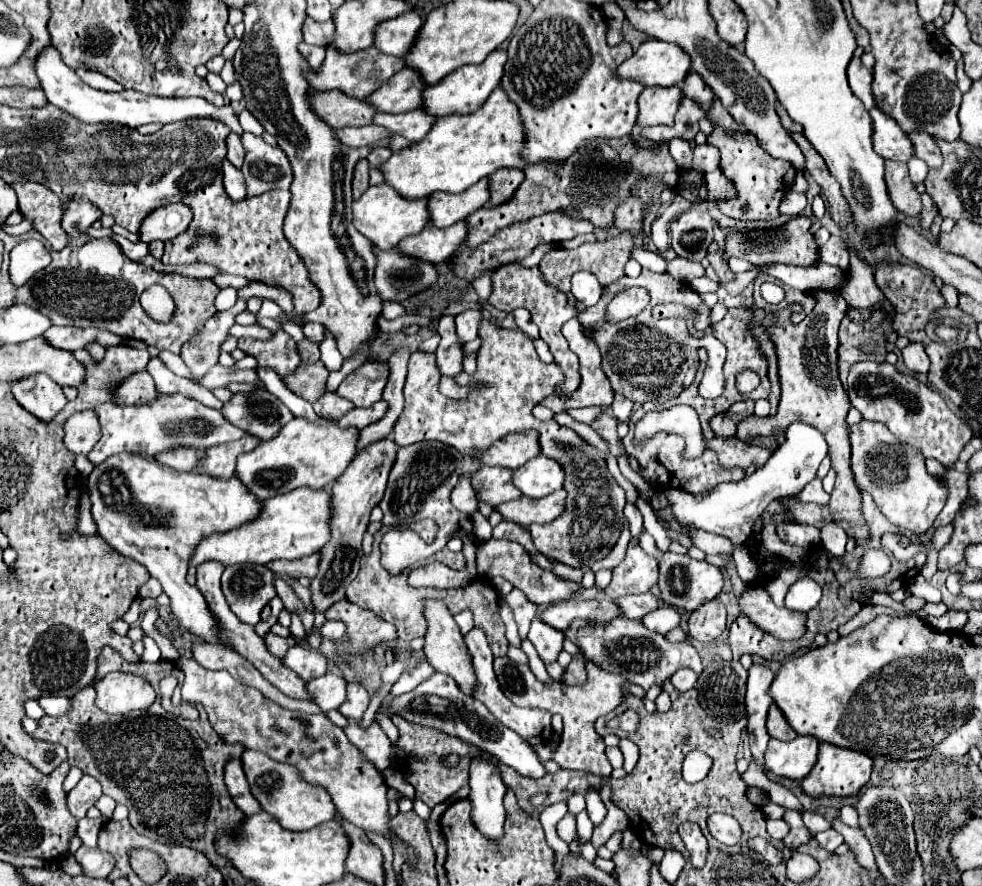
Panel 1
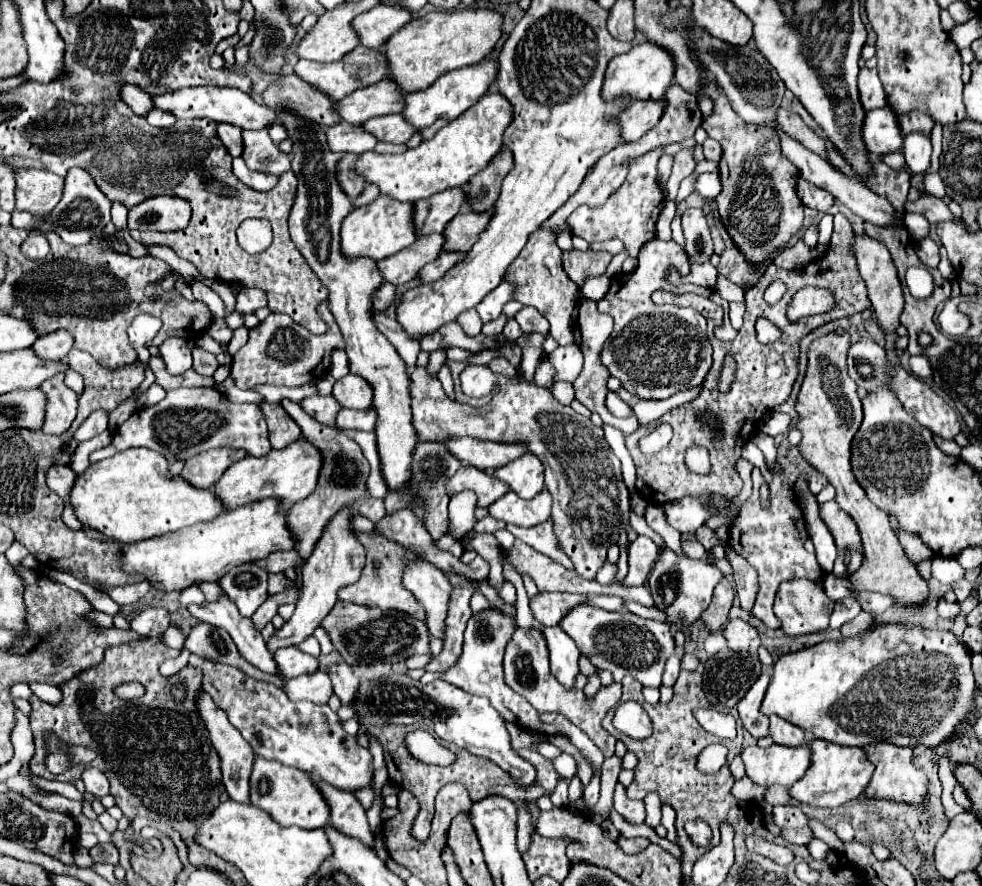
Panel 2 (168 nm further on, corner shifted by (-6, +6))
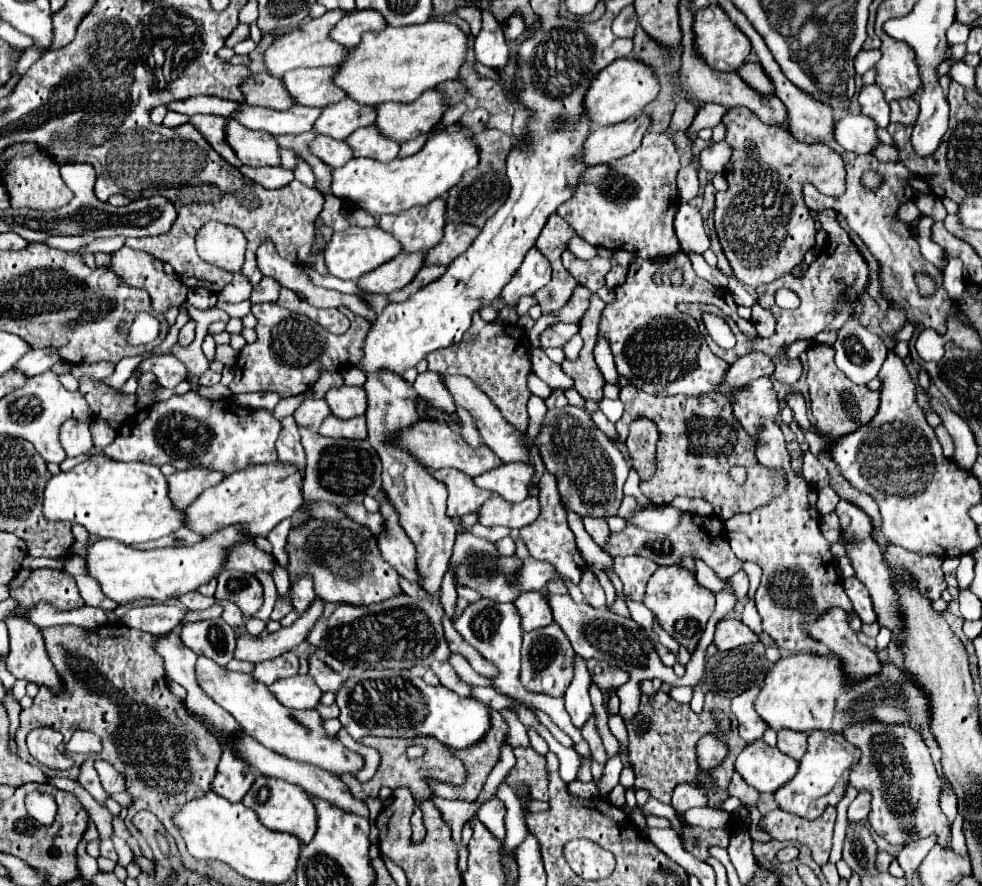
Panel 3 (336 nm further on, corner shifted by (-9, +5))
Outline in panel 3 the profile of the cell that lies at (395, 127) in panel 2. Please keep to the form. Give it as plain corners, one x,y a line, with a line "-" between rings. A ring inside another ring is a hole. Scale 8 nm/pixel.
374,124
358,128
346,138
346,142
354,150
354,156
370,156
382,162
394,160
400,152
400,142
394,142
392,138
382,138
382,134
374,130

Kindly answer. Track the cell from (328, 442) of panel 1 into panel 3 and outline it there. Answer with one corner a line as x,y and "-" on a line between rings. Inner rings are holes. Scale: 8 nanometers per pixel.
276,460
262,466
244,466
242,470
236,470
236,474
226,476
220,484
202,492
198,500
186,508
186,526
196,534
206,536
230,524
244,524
250,534
268,536
278,522
292,518
300,510
304,502
302,480
302,470
288,462

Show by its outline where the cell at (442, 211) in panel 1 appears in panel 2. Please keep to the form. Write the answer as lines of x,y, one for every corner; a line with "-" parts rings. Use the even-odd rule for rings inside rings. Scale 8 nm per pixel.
463,189
435,193
427,201
413,203
413,227
417,235
443,233
447,223
463,209

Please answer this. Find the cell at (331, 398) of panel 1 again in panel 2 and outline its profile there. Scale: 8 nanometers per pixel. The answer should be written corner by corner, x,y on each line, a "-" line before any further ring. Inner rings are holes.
311,395
311,397
305,397
301,403
299,403
313,419
317,419
319,423
323,425
333,425
335,423
335,417
337,417
337,411
341,409
339,403
327,395
327,397
321,397
321,395

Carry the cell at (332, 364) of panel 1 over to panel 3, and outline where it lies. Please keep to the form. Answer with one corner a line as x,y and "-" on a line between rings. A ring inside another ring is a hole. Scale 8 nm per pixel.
354,366
340,370
340,374
342,374
344,382
346,382
346,384
352,384
352,386
362,386
362,384
366,382
366,376
362,374
362,370
358,372
358,370
354,370

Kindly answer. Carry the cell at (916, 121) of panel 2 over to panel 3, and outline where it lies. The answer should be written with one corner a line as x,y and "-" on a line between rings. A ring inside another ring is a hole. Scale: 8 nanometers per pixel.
904,98
890,102
890,122
902,124
902,126
914,126
918,118
918,102
914,98

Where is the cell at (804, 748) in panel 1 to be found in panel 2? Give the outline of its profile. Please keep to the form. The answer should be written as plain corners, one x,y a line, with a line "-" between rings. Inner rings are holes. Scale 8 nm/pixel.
773,743
767,749
761,749
757,745
743,749
741,759
745,763
747,777
763,787
771,785
783,785
791,787
811,763
811,755
807,753
807,745
801,745
801,749
787,749

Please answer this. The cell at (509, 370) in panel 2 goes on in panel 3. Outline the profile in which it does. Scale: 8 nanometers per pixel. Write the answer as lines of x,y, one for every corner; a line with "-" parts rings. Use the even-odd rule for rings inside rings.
474,314
474,322
470,330
464,334
462,342
450,348
434,350
426,356
428,368
440,374
456,374
470,378
502,412
504,420
516,426
518,430
526,430
528,412
526,402
530,398
530,390
526,388
526,378
532,372
530,366
530,342
526,332
516,324
490,324

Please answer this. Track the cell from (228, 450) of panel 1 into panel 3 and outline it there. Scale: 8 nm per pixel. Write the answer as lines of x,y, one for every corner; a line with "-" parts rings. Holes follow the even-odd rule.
190,468
176,472
168,476
170,486
170,498
176,508
186,508
192,504
206,488
216,486
224,474
218,474
218,470
202,470
202,468

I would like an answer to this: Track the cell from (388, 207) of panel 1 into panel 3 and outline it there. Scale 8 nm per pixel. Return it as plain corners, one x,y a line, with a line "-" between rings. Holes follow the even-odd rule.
378,224
372,228
350,226
342,232
334,232
330,246
326,246
324,258
326,258
326,268
332,276
342,280
358,280
360,276
392,260
400,252
402,252
402,246
398,246
398,242
394,242
394,238
390,238
390,234
386,234
384,230
378,230

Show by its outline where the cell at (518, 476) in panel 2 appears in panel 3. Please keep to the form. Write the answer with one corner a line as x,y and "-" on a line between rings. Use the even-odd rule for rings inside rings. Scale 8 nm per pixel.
510,462
496,470
476,476
474,482
484,490
492,490
500,494
508,502
522,502
530,496
534,474
536,474
536,468
532,462
530,466
526,466
526,462

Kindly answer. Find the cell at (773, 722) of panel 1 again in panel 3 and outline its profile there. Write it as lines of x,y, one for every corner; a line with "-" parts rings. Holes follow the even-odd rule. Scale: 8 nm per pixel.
782,728
778,730
778,750
800,760
806,752
806,734
802,732
792,732
788,728

